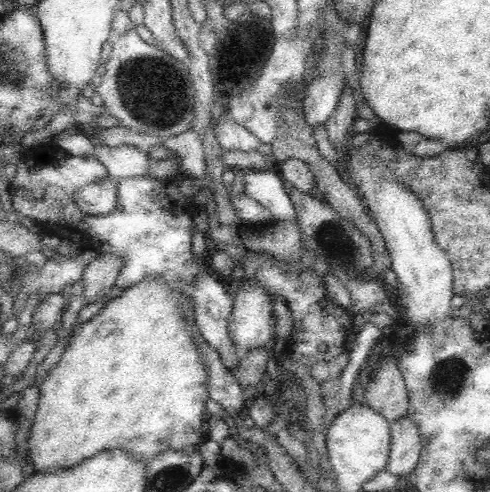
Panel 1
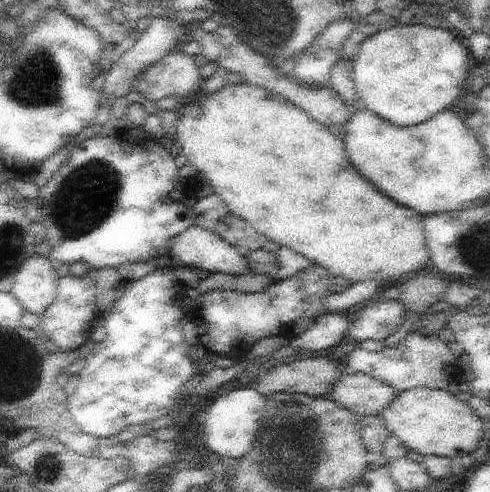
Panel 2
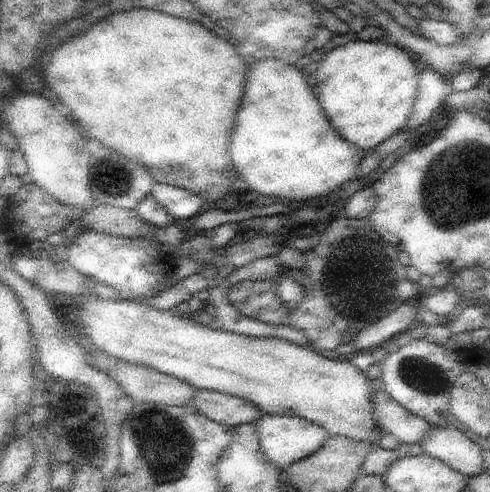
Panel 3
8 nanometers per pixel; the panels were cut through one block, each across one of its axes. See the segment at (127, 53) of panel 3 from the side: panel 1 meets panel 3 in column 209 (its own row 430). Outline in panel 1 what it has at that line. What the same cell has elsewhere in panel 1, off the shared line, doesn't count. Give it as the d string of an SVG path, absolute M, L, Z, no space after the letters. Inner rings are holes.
M148 278L142 280L136 286L130 286L122 292L122 296L118 298L108 298L104 302L104 308L98 312L98 316L94 316L92 320L88 320L86 324L74 326L72 334L68 336L68 346L66 352L62 354L62 360L56 364L54 370L48 372L48 376L42 380L40 388L40 402L38 402L38 412L28 436L28 450L30 450L30 462L36 464L36 472L48 472L48 470L58 470L58 468L66 468L66 466L74 466L84 458L90 458L94 454L98 454L100 450L122 450L128 454L134 454L138 460L148 462L152 456L164 452L164 450L184 450L188 446L196 446L196 442L200 438L204 438L202 432L202 412L206 410L206 400L210 398L208 392L208 372L206 372L206 364L204 364L204 356L198 350L198 344L194 340L192 330L188 330L184 314L180 312L180 302L182 302L182 292L180 286L176 286L180 280L178 278Z

